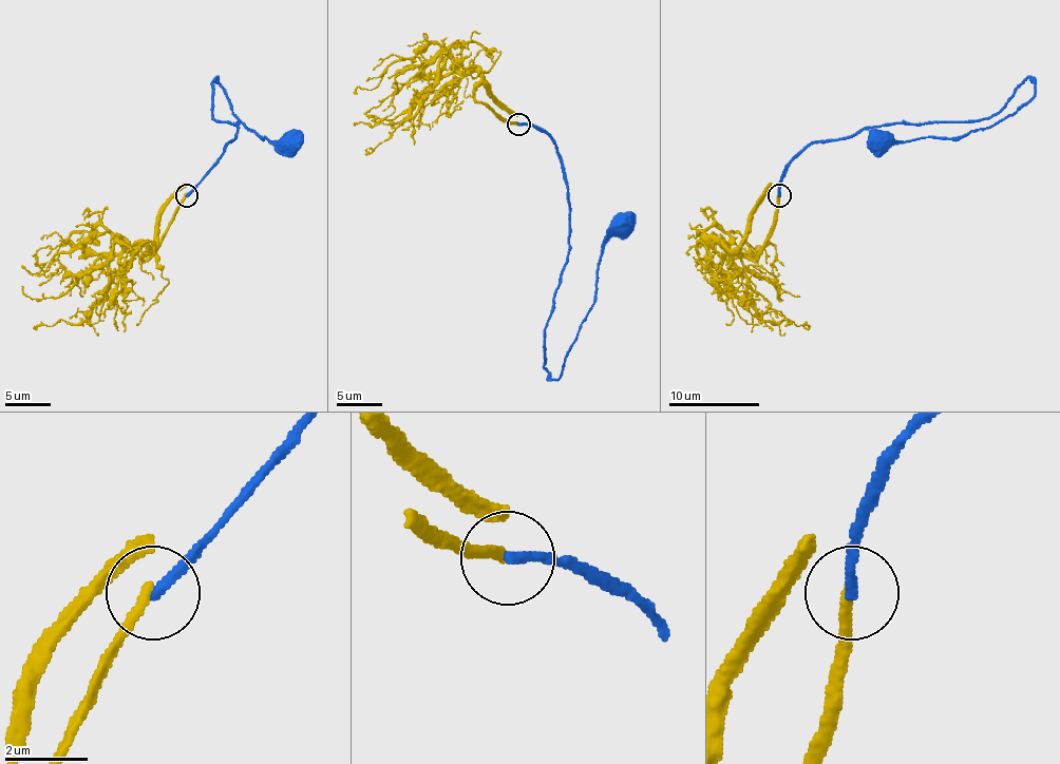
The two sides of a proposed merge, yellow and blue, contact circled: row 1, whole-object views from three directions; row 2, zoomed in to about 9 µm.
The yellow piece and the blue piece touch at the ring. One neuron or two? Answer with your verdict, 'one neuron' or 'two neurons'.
two neurons

